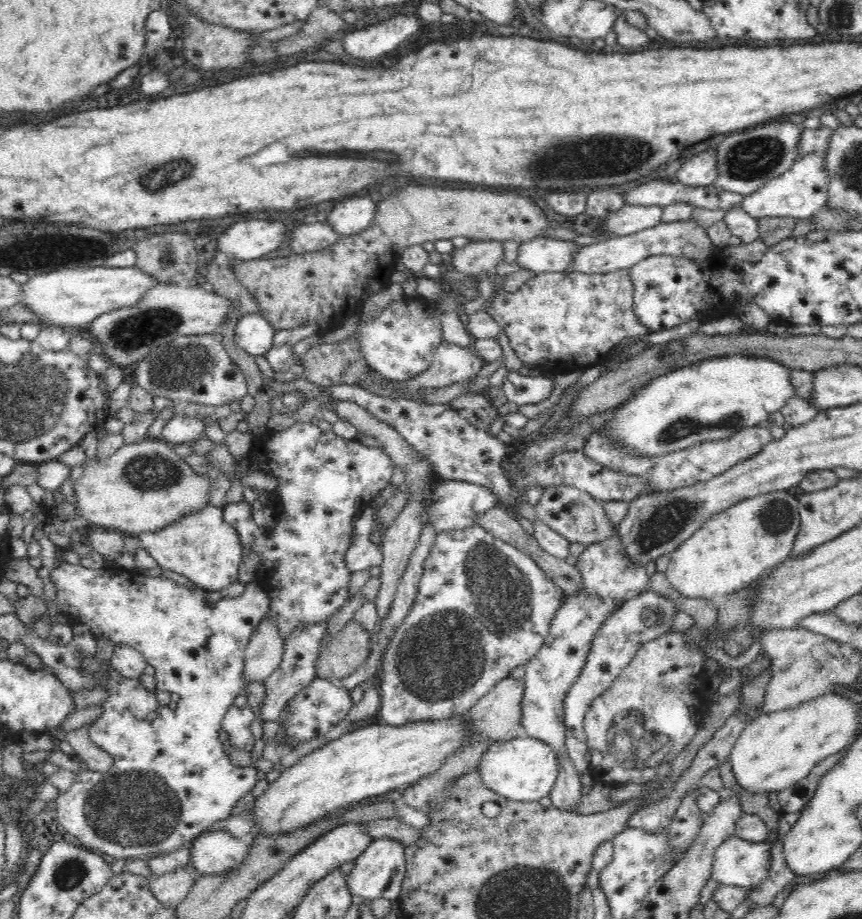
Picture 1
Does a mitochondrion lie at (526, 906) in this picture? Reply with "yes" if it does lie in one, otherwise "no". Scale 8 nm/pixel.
yes

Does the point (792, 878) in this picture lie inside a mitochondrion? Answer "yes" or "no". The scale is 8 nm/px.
no

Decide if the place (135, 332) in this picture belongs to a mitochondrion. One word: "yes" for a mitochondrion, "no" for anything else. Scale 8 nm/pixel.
yes

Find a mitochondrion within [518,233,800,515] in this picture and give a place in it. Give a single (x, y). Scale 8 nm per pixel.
(680, 429)

